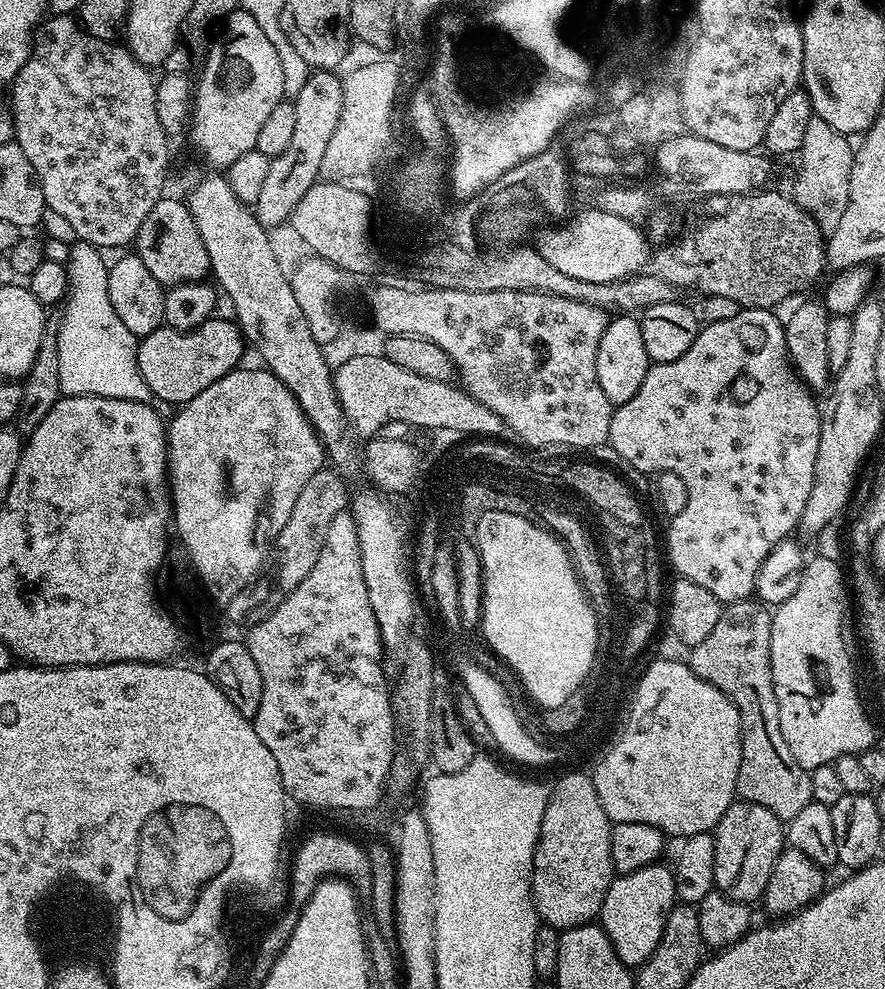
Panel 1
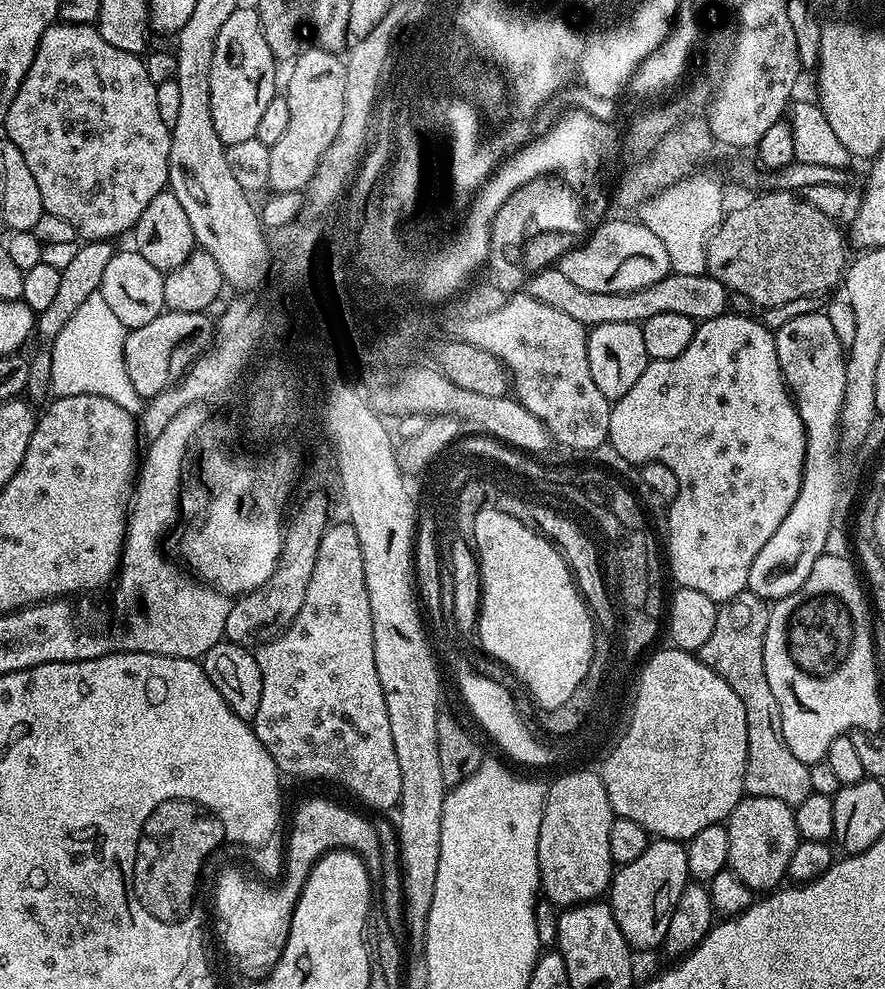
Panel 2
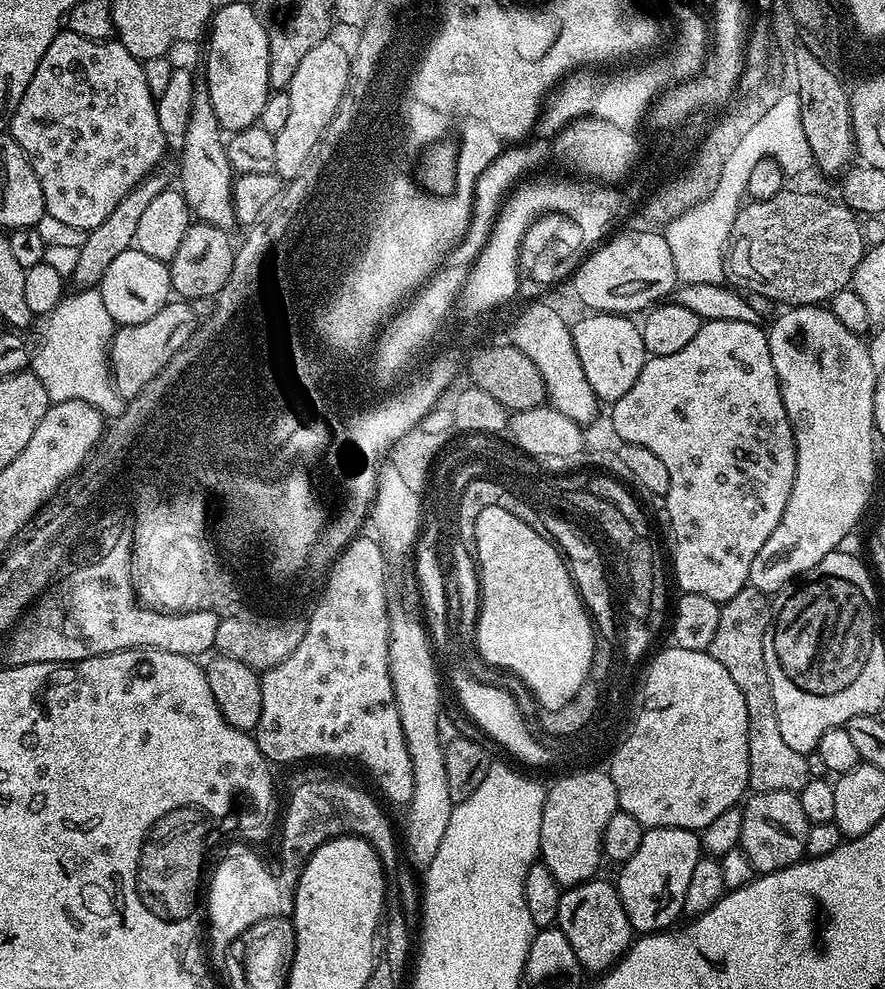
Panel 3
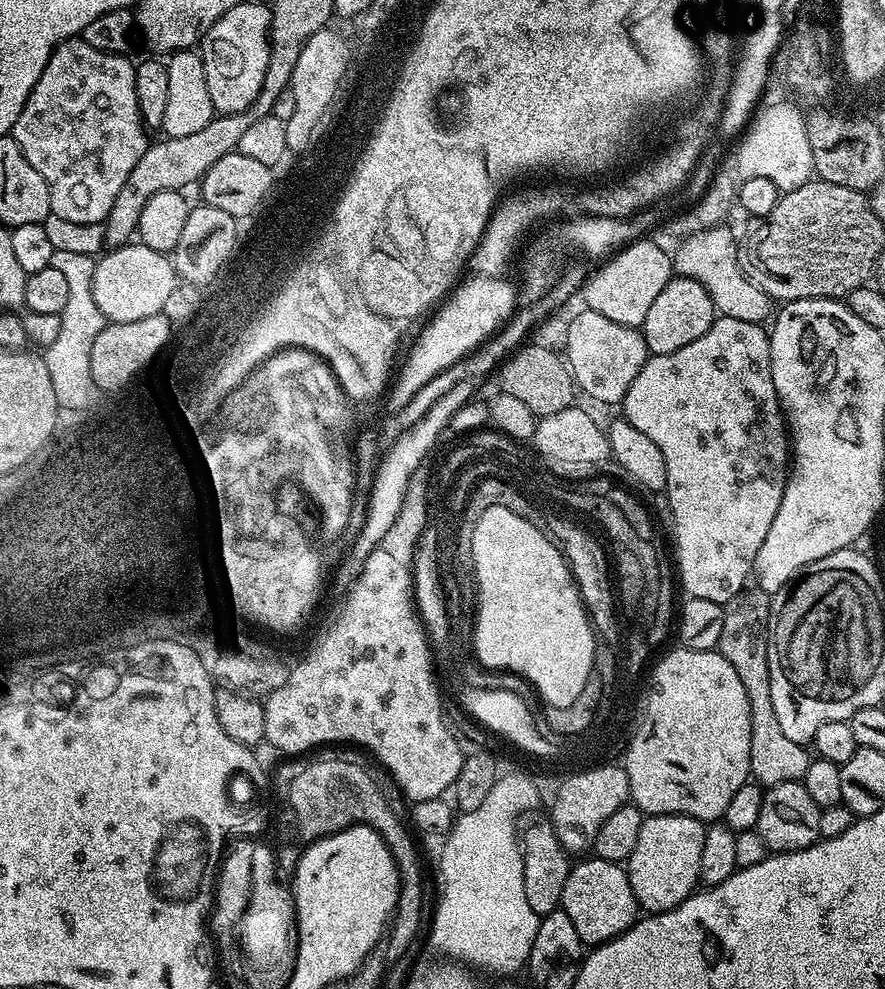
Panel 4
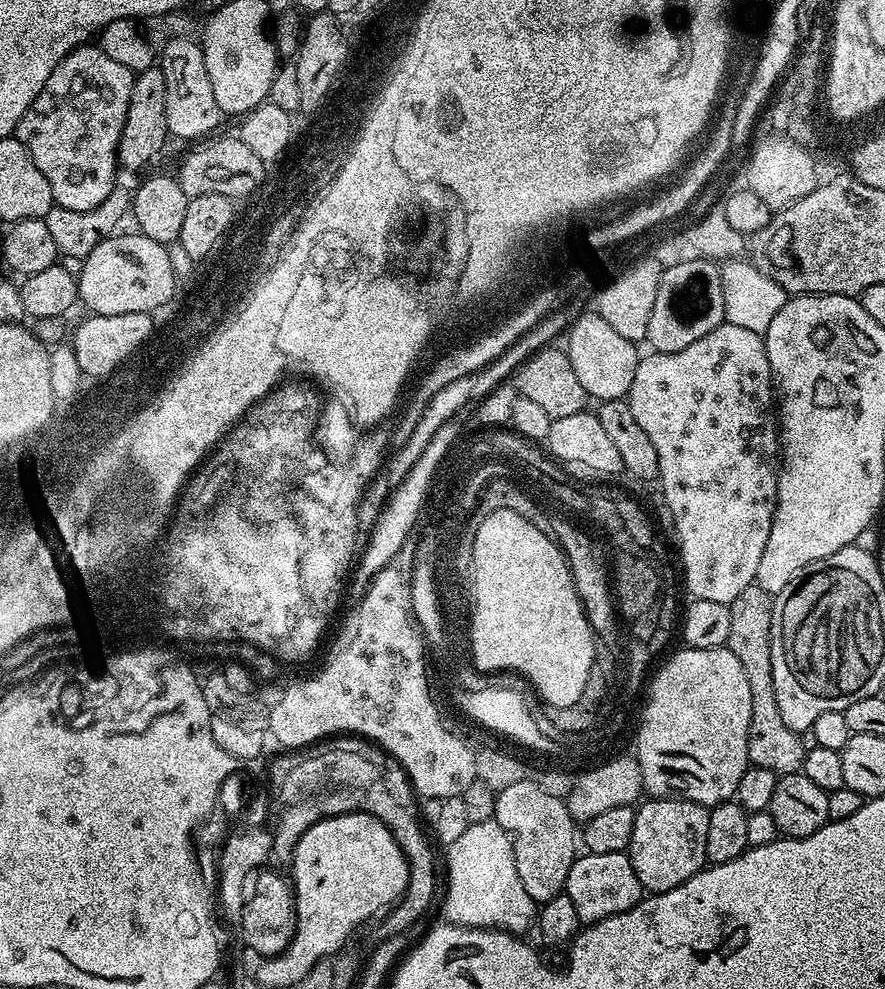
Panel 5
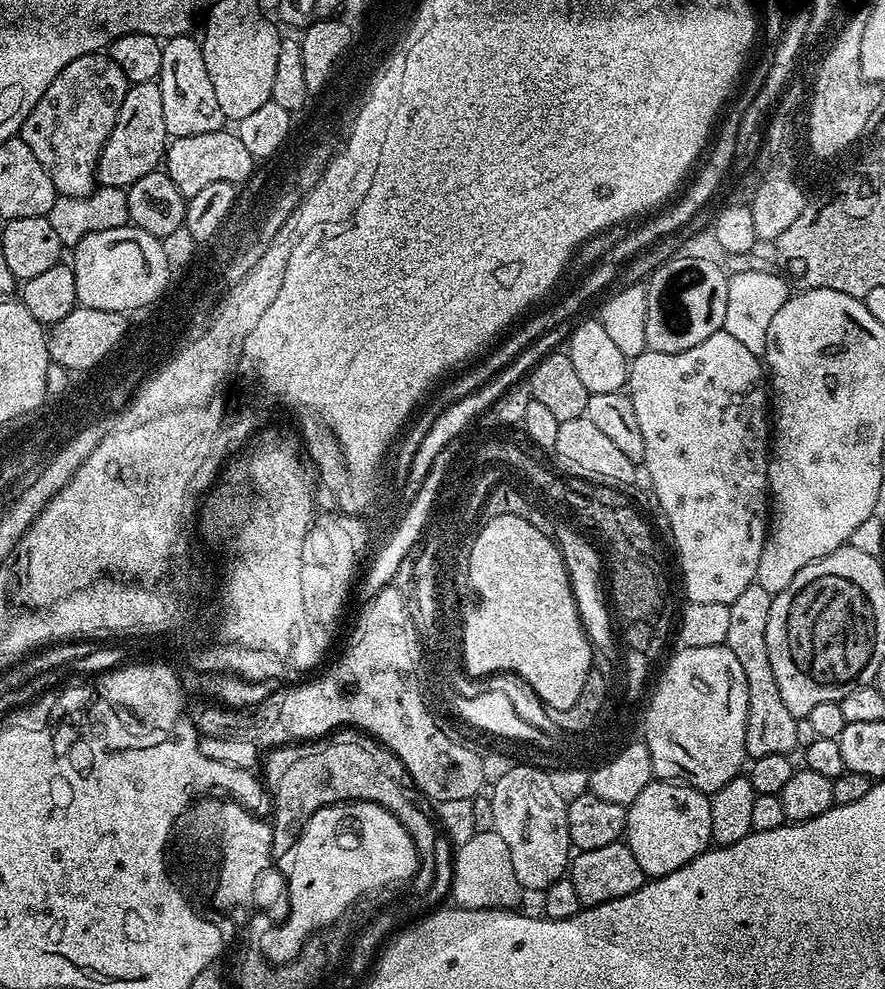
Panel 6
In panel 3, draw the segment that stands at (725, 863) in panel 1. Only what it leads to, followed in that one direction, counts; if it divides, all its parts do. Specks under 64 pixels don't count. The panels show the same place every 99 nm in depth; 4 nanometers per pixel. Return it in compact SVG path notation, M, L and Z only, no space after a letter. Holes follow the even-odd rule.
M782 790L757 792L747 797L742 811L744 817L738 846L752 864L753 873L777 872L805 859L810 825L797 793Z

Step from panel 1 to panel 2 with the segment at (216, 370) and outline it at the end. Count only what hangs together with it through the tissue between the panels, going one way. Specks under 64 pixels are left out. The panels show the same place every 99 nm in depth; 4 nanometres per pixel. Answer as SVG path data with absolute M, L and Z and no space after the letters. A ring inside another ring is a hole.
M165 310L146 326L131 329L124 338L126 374L142 398L151 398L175 384L210 340L210 321L203 312Z

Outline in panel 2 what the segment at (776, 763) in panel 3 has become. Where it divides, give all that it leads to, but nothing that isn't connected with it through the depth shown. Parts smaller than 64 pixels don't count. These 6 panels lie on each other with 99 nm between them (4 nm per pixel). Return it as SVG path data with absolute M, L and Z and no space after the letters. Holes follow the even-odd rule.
M750 591L739 592L734 598L723 601L716 609L716 621L710 638L702 642L698 653L700 660L718 674L742 698L742 706L746 706L746 722L748 723L748 753L746 754L746 770L744 771L744 790L749 796L765 796L778 798L790 805L798 805L812 793L809 765L798 762L790 746L786 746L786 738L782 738L782 713L778 711L778 701L770 690L770 682L766 682L766 662L764 661L764 643L766 642L766 622L770 611L769 601L763 600Z

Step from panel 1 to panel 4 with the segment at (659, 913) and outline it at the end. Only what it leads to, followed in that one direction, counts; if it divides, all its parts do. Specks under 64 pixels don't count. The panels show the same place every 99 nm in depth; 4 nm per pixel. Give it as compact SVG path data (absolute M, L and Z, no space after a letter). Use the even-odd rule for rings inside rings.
M682 814L645 816L634 854L626 861L630 890L645 913L665 912L691 896L700 878L702 838L706 824Z

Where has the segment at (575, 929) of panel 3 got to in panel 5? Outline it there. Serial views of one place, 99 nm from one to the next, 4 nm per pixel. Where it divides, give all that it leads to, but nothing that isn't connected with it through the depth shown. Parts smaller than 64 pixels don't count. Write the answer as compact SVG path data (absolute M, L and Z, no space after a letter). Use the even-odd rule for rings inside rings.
M585 851L577 855L575 862L570 866L564 892L570 898L570 902L574 902L574 910L584 926L602 922L614 914L622 914L635 906L639 900L643 900L646 895L642 882L638 882L638 874L634 874L634 866L627 851L614 854L594 854Z

